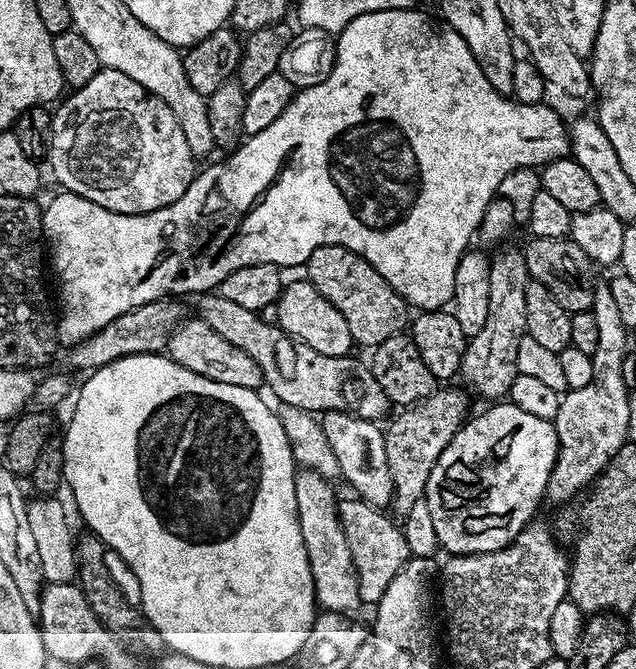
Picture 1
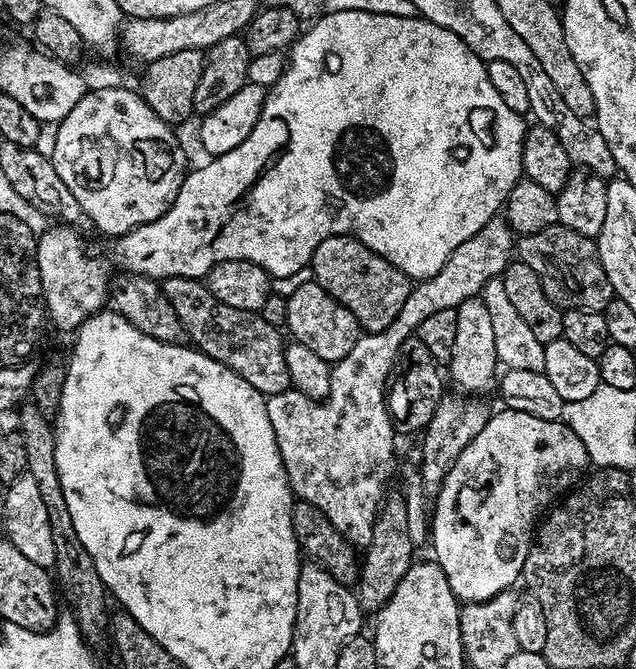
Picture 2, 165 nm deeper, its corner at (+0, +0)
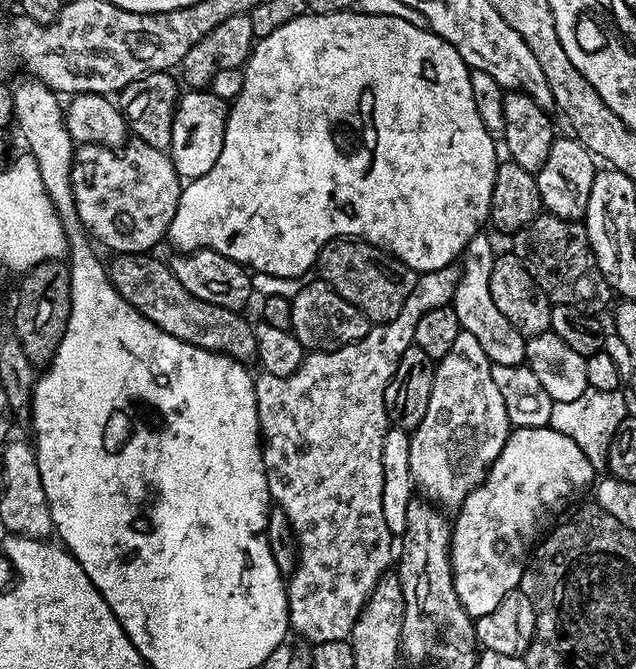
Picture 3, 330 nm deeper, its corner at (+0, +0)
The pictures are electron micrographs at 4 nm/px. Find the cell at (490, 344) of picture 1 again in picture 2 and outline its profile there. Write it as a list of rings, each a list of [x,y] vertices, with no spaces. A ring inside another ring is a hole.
[[[445,394],[438,402],[438,410],[434,410],[434,418],[430,418],[428,427],[423,429],[424,441],[420,444],[420,474],[418,480],[424,484],[428,498],[435,498],[440,493],[440,484],[446,478],[450,466],[458,462],[458,454],[482,434],[486,422],[492,417],[493,409],[488,408],[484,398],[473,398],[468,394]]]

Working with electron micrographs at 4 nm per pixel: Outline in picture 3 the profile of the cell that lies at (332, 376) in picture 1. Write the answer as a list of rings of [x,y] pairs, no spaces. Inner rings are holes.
[[[117,252],[107,261],[108,281],[117,294],[127,304],[134,306],[143,316],[162,330],[170,334],[173,340],[181,340],[197,348],[205,348],[211,352],[221,352],[224,356],[232,356],[235,360],[248,362],[256,356],[256,329],[243,320],[240,312],[222,306],[214,306],[210,302],[202,302],[202,298],[194,298],[174,278],[167,263],[162,259],[155,260],[155,255],[147,252]]]

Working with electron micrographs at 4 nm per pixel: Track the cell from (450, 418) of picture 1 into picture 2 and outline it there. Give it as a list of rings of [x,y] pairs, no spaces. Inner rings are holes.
[[[385,501],[374,522],[374,531],[362,556],[360,579],[356,583],[357,600],[361,611],[374,614],[380,610],[397,589],[398,582],[414,563],[414,547],[406,524],[406,506],[403,501]]]

